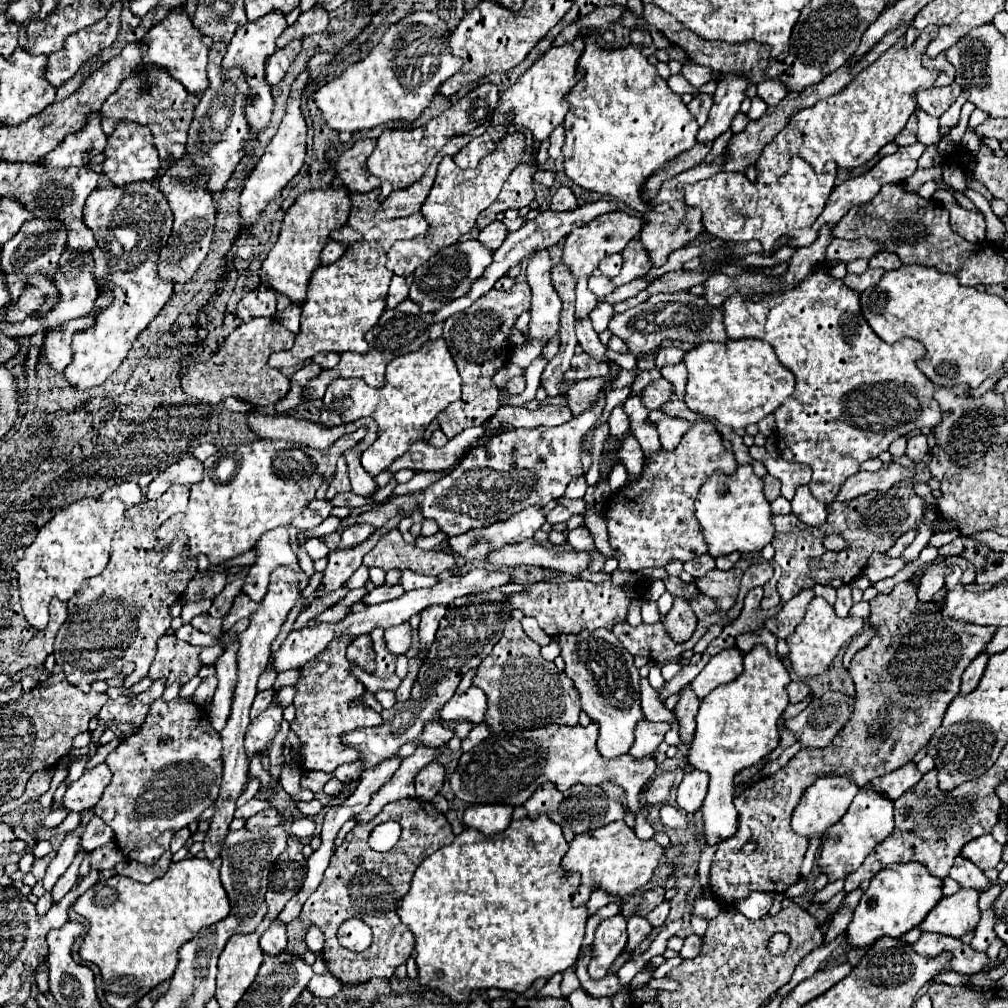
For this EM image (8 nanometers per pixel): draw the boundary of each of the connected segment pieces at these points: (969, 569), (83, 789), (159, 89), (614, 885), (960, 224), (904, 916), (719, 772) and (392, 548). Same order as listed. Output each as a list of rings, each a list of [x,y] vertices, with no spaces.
[[[957,558],[957,566],[963,570],[963,576],[961,576],[961,582],[963,584],[973,584],[975,582],[975,570],[969,562],[965,562],[965,558]]]
[[[99,764],[97,768],[85,772],[75,784],[71,784],[67,788],[63,806],[69,812],[85,812],[85,810],[93,808],[101,800],[103,790],[109,786],[111,776],[113,774],[107,764]]]
[[[151,66],[151,70],[147,70],[147,76],[153,82],[153,90],[141,92],[139,82],[143,78],[129,76],[129,78],[125,78],[121,82],[119,90],[105,100],[105,106],[101,108],[101,128],[109,136],[115,130],[119,120],[133,120],[133,122],[149,126],[149,130],[153,132],[153,138],[155,138],[155,148],[159,150],[159,158],[161,158],[159,174],[163,174],[167,170],[165,160],[169,156],[173,156],[177,160],[177,158],[181,158],[185,154],[187,130],[191,126],[193,110],[195,110],[195,106],[199,102],[199,96],[193,96],[187,90],[183,90],[183,86],[177,84],[177,80],[173,80],[167,74],[167,70],[163,70],[159,66]]]
[[[619,820],[597,830],[589,830],[585,834],[575,834],[563,858],[563,866],[581,874],[579,894],[583,894],[581,904],[585,904],[589,900],[589,894],[599,888],[619,896],[633,894],[649,882],[661,854],[663,848],[655,840],[639,840],[635,832]]]
[[[939,190],[933,196],[937,202],[941,202],[951,212],[951,230],[963,236],[969,242],[983,242],[985,240],[985,218],[981,212],[969,212],[961,208],[953,194]]]
[[[919,862],[909,864],[893,864],[881,870],[877,874],[869,888],[865,890],[863,898],[859,900],[855,908],[855,916],[851,924],[847,926],[847,940],[849,946],[865,948],[877,942],[883,936],[901,938],[905,932],[913,930],[923,922],[923,918],[929,914],[929,910],[943,898],[941,894],[941,880],[931,876],[925,866]]]
[[[757,644],[751,652],[747,652],[743,656],[743,672],[739,674],[739,678],[715,688],[709,696],[705,696],[701,700],[699,714],[697,714],[697,732],[695,732],[691,750],[689,750],[689,762],[697,770],[705,770],[709,774],[709,790],[707,790],[707,796],[705,796],[705,802],[701,808],[703,836],[709,846],[719,844],[719,842],[735,836],[735,832],[737,832],[737,810],[733,806],[733,794],[735,794],[733,778],[735,778],[735,774],[757,764],[759,760],[763,760],[769,752],[773,752],[779,746],[777,720],[789,706],[789,696],[785,690],[785,686],[789,682],[791,682],[791,674],[787,670],[785,662],[781,662],[777,656],[771,656],[763,644]]]
[[[391,530],[389,534],[377,540],[377,546],[365,554],[363,564],[367,568],[377,566],[381,570],[413,570],[425,576],[437,576],[443,570],[455,566],[455,558],[441,550],[421,550],[415,544],[407,544],[401,538],[399,530]]]

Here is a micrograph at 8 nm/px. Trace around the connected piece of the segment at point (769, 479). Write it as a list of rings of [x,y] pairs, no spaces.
[[[765,476],[763,482],[765,482],[765,498],[767,498],[769,502],[773,502],[775,498],[779,498],[781,482],[779,482],[777,478],[773,478],[773,476]]]

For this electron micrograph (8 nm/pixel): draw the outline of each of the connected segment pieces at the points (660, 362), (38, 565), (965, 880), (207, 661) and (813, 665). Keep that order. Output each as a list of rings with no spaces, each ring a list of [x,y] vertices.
[[[669,346],[669,348],[661,348],[659,354],[657,354],[657,368],[665,366],[665,364],[677,364],[683,360],[683,350],[675,348],[675,346]]]
[[[83,498],[73,502],[69,508],[59,510],[37,534],[35,542],[25,550],[25,556],[15,564],[19,574],[19,594],[23,614],[35,630],[43,630],[49,622],[49,602],[59,598],[69,602],[73,594],[81,590],[87,578],[101,574],[109,562],[113,534],[129,526],[125,516],[125,504],[121,500],[103,502],[95,498]]]
[[[957,858],[951,874],[949,874],[961,888],[975,888],[979,892],[985,892],[993,886],[993,882],[989,882],[989,878],[983,874],[983,870],[979,870],[973,862],[965,860],[965,858]]]
[[[209,646],[209,648],[203,648],[203,652],[201,652],[199,658],[201,658],[203,666],[215,666],[217,656],[221,656],[221,648],[217,648],[217,646]]]
[[[815,596],[807,606],[803,622],[795,628],[795,632],[791,636],[787,636],[787,644],[791,650],[789,660],[793,666],[793,672],[801,678],[811,678],[811,676],[823,674],[831,666],[839,648],[843,644],[847,644],[853,636],[857,636],[861,630],[863,630],[861,618],[853,618],[853,616],[839,618],[827,600]]]

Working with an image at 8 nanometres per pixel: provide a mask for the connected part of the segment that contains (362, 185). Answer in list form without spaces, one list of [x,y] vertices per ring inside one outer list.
[[[357,140],[347,152],[343,152],[335,164],[335,172],[349,192],[371,192],[379,186],[379,178],[369,174],[365,160],[375,150],[375,140]]]

